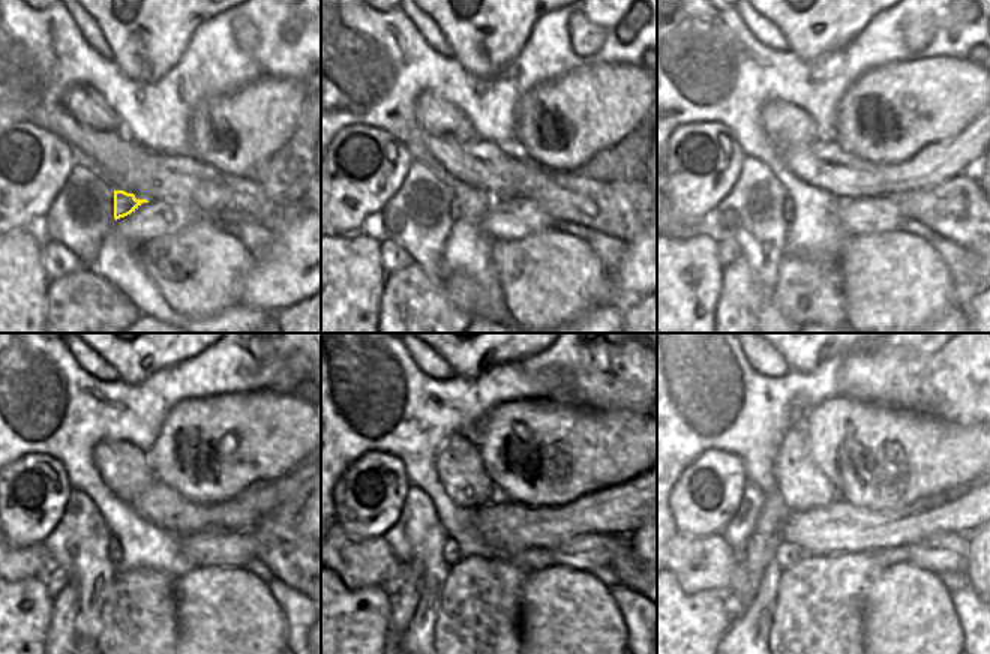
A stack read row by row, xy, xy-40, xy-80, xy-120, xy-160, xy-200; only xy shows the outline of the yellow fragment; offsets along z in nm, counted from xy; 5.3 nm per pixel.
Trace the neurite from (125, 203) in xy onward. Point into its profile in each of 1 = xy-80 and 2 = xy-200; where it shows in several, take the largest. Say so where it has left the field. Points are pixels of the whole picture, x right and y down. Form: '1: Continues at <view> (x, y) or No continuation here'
1: Continues at xy-80 (788, 207)
2: Continues at xy-200 (786, 555)

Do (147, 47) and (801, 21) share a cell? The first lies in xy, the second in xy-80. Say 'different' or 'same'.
same

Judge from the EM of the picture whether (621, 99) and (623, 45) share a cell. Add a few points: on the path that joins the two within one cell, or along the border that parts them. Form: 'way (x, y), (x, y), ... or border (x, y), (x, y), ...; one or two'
border (587, 63), (641, 65); two

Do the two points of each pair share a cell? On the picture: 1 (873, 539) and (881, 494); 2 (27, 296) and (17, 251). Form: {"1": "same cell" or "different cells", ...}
{"1": "different cells", "2": "same cell"}

